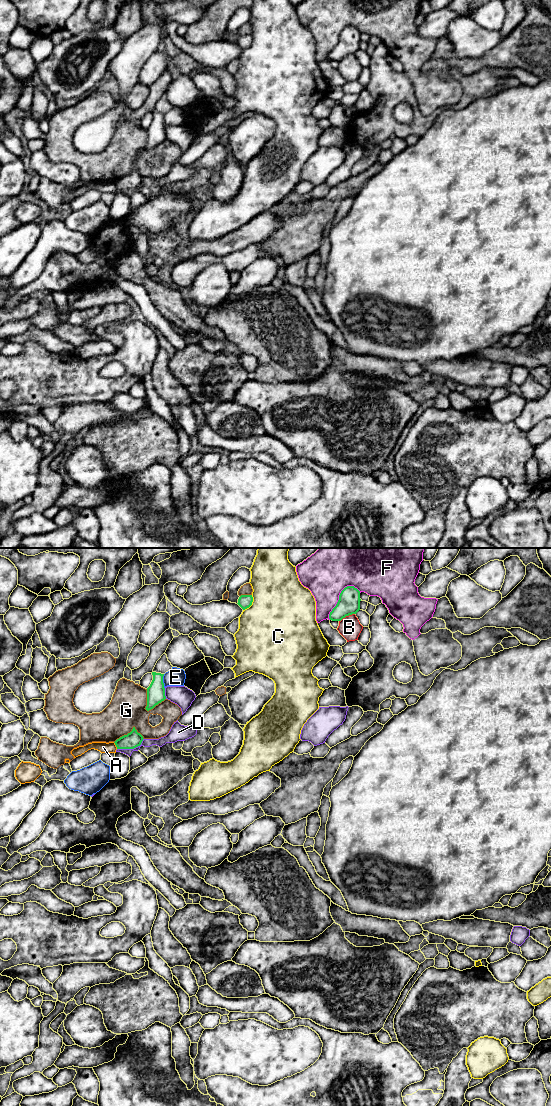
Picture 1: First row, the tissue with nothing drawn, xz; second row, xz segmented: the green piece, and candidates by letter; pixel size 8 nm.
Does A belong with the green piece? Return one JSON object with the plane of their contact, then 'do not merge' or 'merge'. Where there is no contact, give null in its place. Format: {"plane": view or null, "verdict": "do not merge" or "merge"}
{"plane": "xz", "verdict": "do not merge"}

